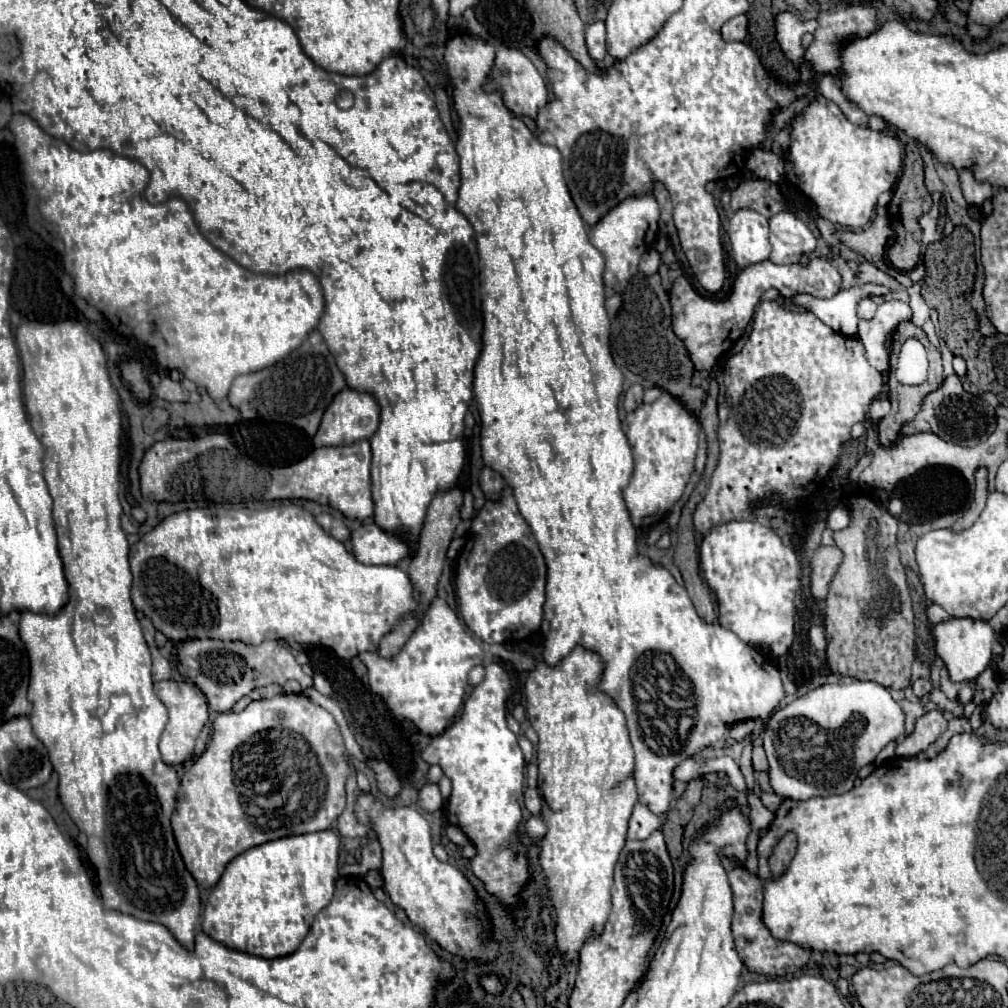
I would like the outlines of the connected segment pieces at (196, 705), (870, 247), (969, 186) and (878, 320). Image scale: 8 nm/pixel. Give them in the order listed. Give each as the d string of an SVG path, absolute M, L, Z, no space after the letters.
M157 681L155 683L155 695L163 701L163 705L169 711L169 721L167 727L161 735L161 757L167 765L181 765L185 761L189 761L193 757L193 747L195 747L195 739L199 737L205 721L209 719L209 705L205 695L189 683L179 683L179 681Z
M879 209L879 215L875 217L873 225L867 231L853 233L853 231L847 231L847 229L839 229L839 231L835 231L835 235L843 245L847 245L849 249L863 255L869 263L873 263L881 271L893 275L905 287L913 285L913 281L909 277L905 277L901 271L891 269L891 265L885 259L885 241L889 241L889 237L893 237L893 229L891 229L891 223L889 223L887 209Z
M959 171L959 179L961 179L961 189L963 189L963 197L969 205L977 205L981 207L985 199L993 197L993 185L989 183L977 183L973 179L971 171Z
M891 299L891 301L883 301L881 307L877 307L877 313L873 319L860 320L857 335L865 343L869 363L875 369L879 369L879 371L889 369L891 335L895 333L897 325L907 319L911 319L909 305L903 301Z

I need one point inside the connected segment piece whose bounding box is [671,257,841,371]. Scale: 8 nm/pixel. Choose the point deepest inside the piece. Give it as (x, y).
(708, 328)

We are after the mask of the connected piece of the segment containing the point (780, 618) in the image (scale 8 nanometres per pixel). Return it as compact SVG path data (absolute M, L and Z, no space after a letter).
M727 521L727 523L721 523L721 525L713 525L701 539L699 543L699 565L701 565L701 571L703 571L703 577L707 581L707 585L711 587L711 591L717 595L717 603L719 603L719 623L725 627L725 629L731 629L743 643L749 643L749 645L767 645L775 655L783 655L791 641L793 641L793 617L795 617L795 595L797 595L797 589L799 589L799 557L795 553L795 549L791 545L785 545L781 541L781 537L777 535L777 531L773 527L767 527L767 525L761 525L761 523L755 523L755 521Z

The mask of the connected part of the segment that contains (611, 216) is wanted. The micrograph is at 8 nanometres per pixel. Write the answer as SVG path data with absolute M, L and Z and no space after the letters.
M651 193L645 195L631 195L623 199L617 207L613 207L605 217L601 217L593 227L589 227L591 243L603 253L605 257L605 271L603 281L607 287L615 291L623 291L629 279L637 273L637 265L641 255L653 245L659 221L659 207Z

